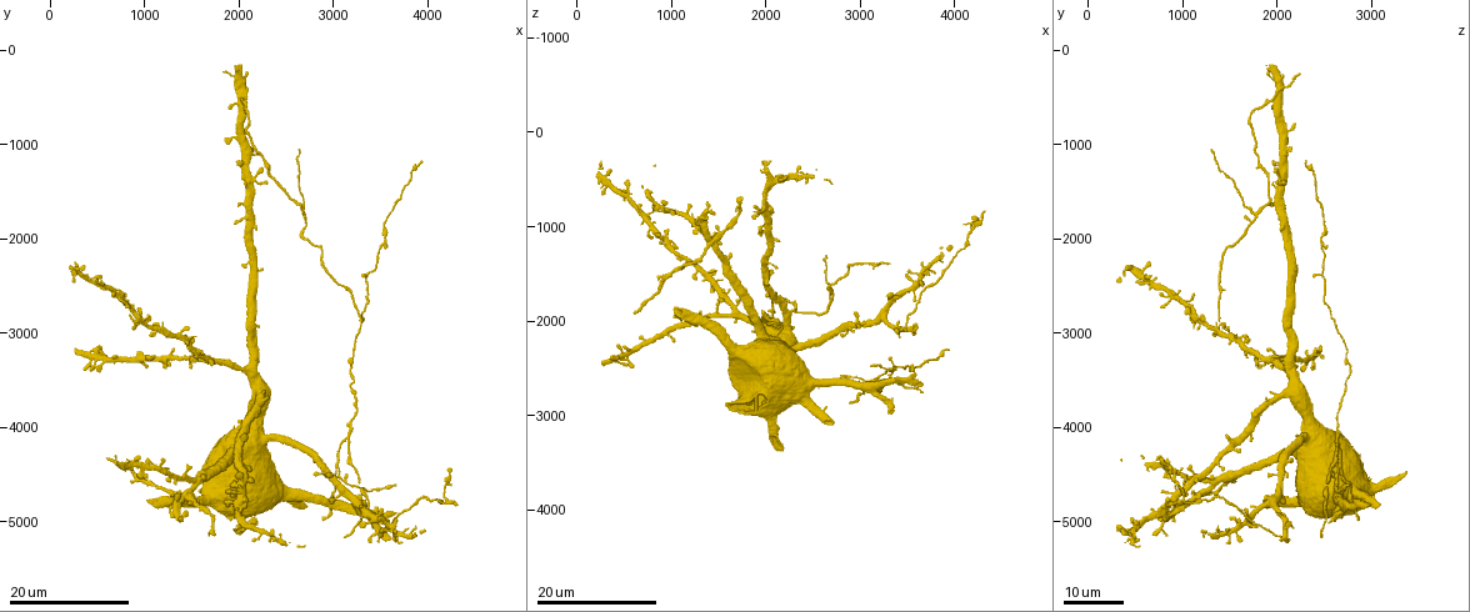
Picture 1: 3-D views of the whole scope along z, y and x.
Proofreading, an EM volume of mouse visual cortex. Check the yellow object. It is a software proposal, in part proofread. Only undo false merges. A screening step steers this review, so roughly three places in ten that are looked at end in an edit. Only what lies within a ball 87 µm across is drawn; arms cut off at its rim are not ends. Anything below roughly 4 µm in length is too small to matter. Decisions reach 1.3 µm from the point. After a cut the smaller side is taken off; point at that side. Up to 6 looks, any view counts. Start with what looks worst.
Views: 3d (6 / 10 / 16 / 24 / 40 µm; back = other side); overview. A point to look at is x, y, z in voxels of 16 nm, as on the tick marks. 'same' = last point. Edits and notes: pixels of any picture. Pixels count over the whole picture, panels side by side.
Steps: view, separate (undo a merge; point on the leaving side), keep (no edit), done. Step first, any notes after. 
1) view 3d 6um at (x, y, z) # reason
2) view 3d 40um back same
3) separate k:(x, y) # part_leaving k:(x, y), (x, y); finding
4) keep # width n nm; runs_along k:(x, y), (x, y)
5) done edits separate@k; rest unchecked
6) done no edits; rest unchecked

view 3d 24um at (3160, 4120, 2660) # three-way junction

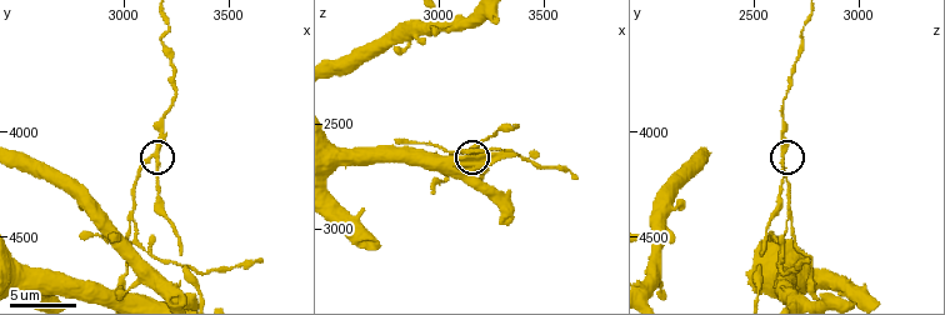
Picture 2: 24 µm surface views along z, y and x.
view 3d 10um at (3160, 4120, 2630)

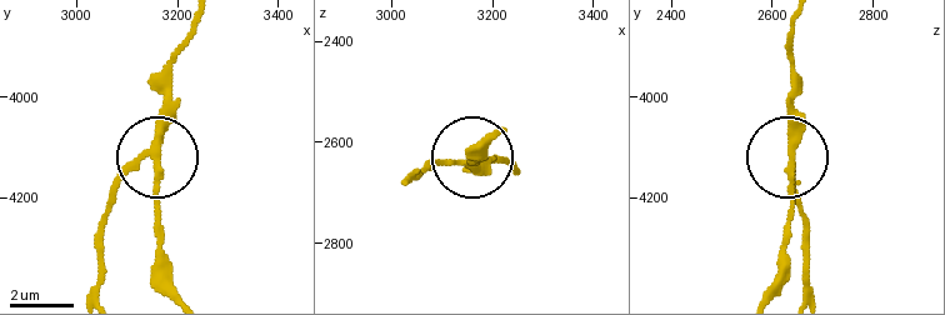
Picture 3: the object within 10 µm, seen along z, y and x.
separate 3:(135, 166) # arms 3; part_leaving 3:(161, 126), (118, 188), (105, 229), (99, 293); a second neuron is stuck on

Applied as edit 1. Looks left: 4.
view 3d 24um at (3540, 2020, 2480) # three arms meet

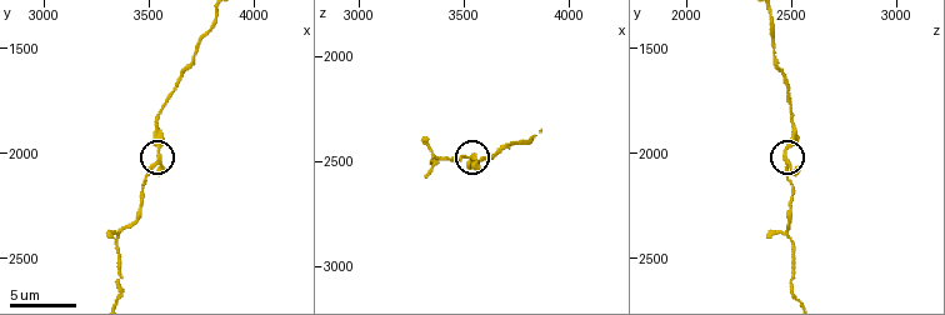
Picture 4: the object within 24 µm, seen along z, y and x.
view 3d 10um at (3540, 2030, 2460)

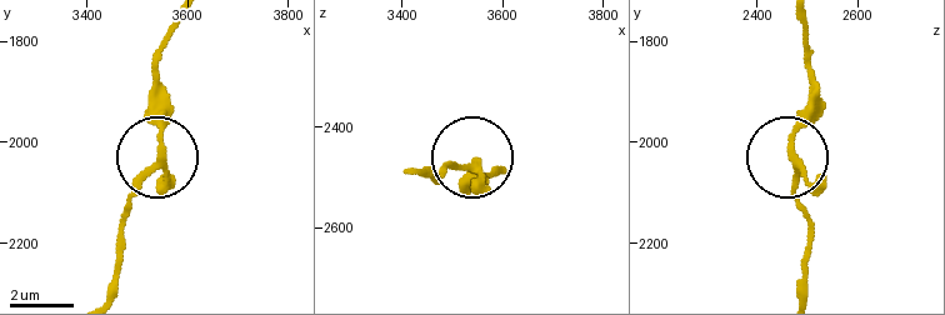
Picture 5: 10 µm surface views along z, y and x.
keep # runs_along 5:(106, 290), (134, 185), (155, 153), (155, 83); continuous, no second neuron

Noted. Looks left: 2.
view 3d 10um at (3360, 2390, 2490) # three arms meet

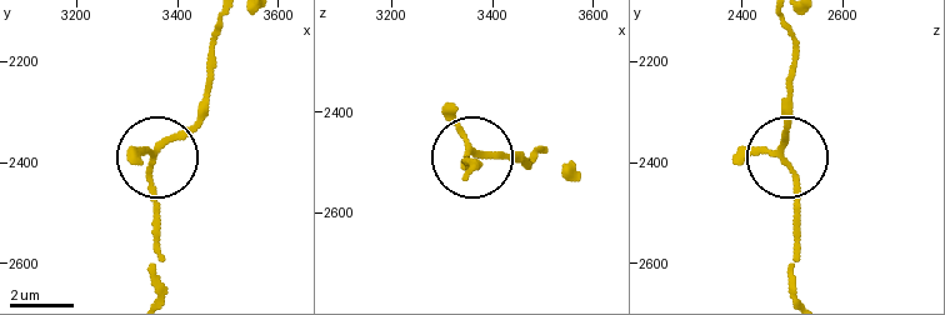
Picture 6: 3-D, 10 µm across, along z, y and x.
keep # width 150 nm; runs_along 6:(154, 294), (158, 198), (149, 173), (211, 88); all the same neuron

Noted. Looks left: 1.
done edits separate@3; rest unchecked

